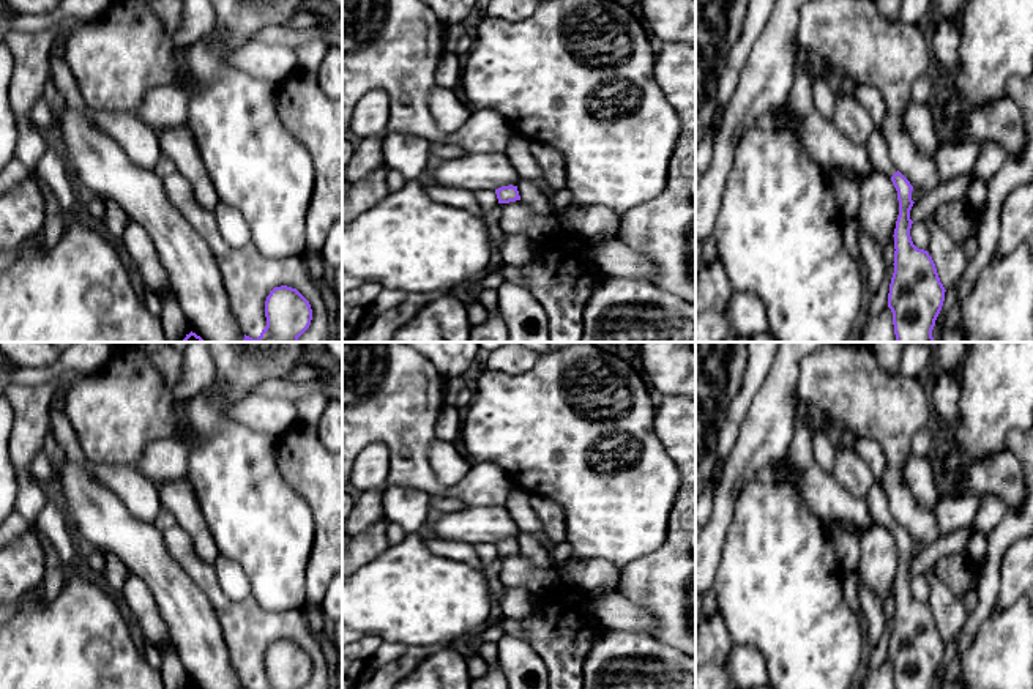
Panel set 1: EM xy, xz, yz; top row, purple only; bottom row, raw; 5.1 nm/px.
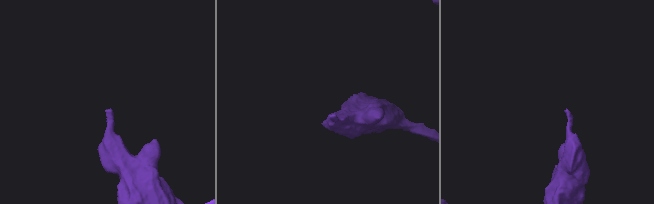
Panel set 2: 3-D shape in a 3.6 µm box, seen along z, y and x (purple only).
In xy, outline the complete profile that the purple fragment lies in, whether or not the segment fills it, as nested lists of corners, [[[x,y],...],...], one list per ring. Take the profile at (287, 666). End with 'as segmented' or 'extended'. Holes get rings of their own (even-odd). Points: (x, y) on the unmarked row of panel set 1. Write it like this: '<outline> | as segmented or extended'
[[[281,639],[267,650],[265,670],[260,689],[301,689],[311,678],[312,662],[296,642]]] | as segmented

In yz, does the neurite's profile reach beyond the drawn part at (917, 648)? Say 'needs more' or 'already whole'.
needs more

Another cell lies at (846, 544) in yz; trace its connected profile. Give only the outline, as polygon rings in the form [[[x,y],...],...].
[[[837,519],[823,520],[823,531],[841,568],[844,571],[858,571],[861,561],[860,536],[847,530]]]

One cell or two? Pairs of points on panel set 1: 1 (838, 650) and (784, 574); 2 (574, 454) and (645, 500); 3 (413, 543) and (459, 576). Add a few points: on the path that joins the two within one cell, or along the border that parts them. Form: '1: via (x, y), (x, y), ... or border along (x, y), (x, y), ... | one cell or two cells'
1: via (819, 631), (784, 593) | one cell
2: via (585, 473), (612, 500), (626, 500) | one cell
3: via (421, 555), (442, 576), (447, 576) | one cell

